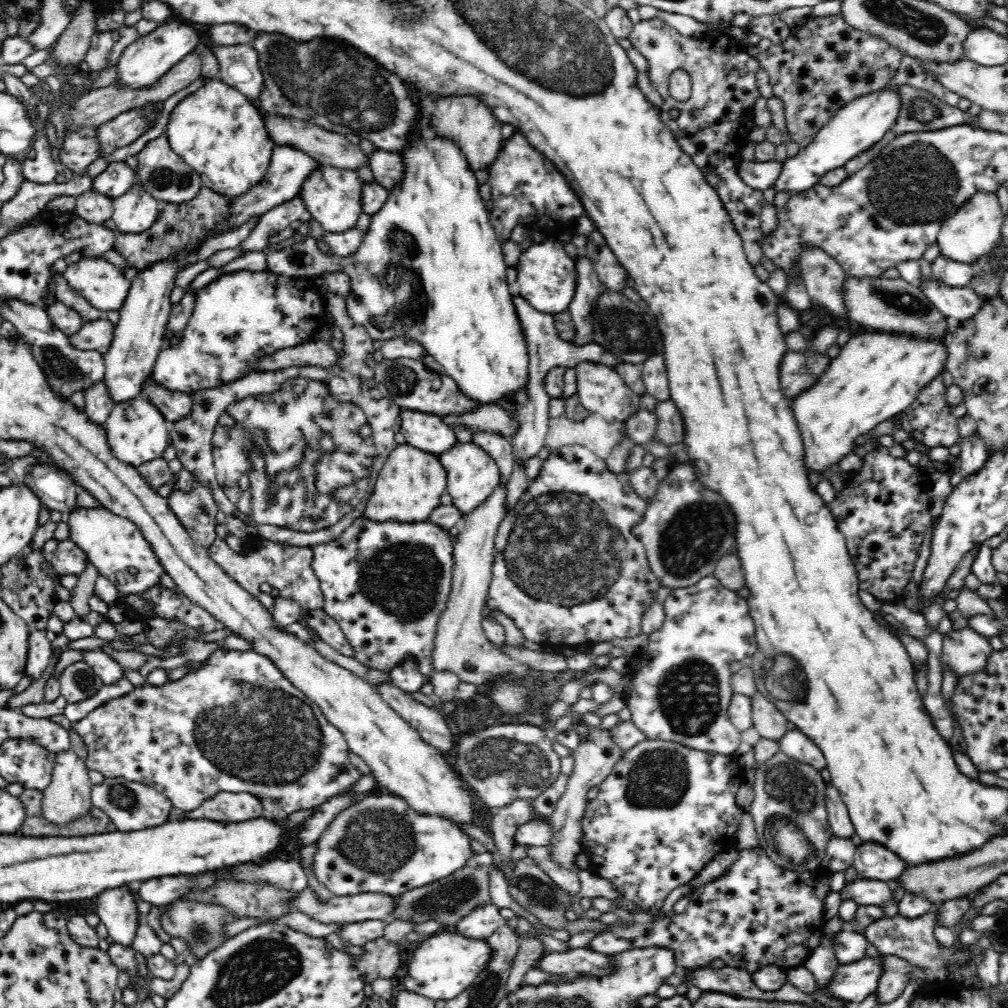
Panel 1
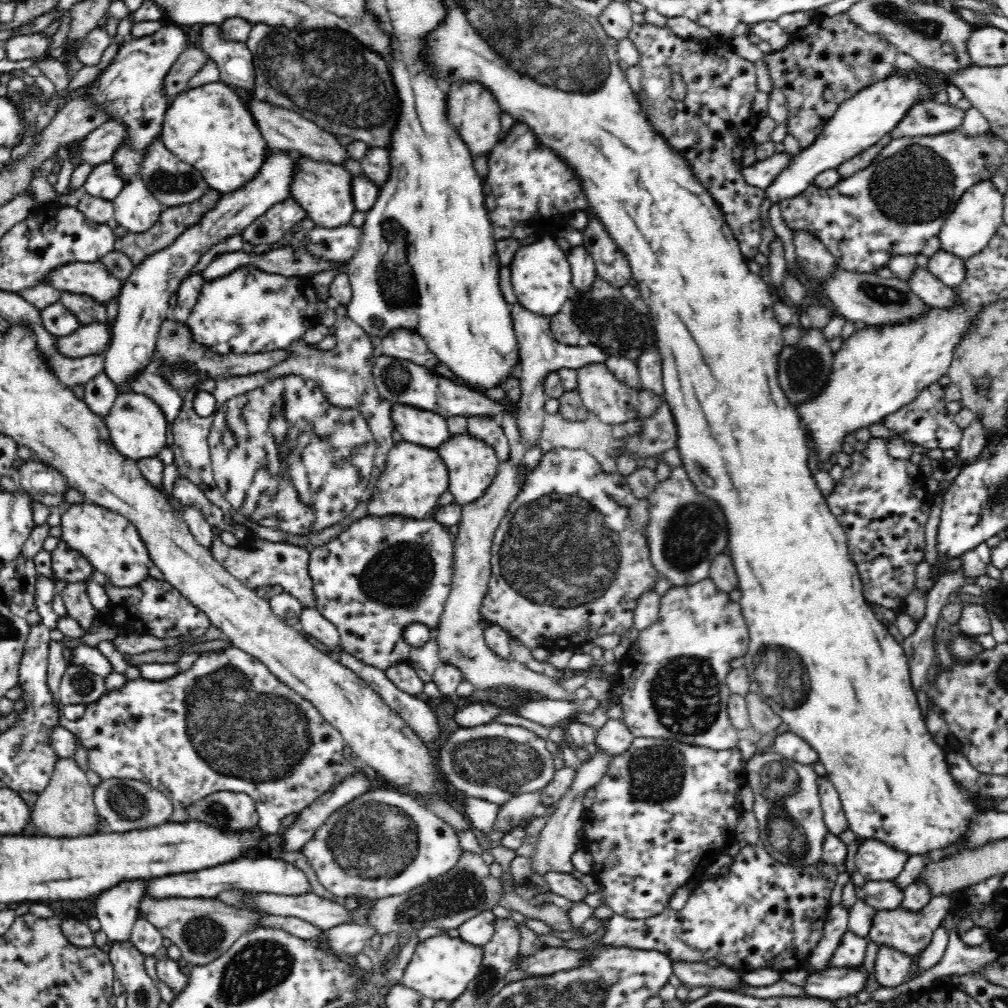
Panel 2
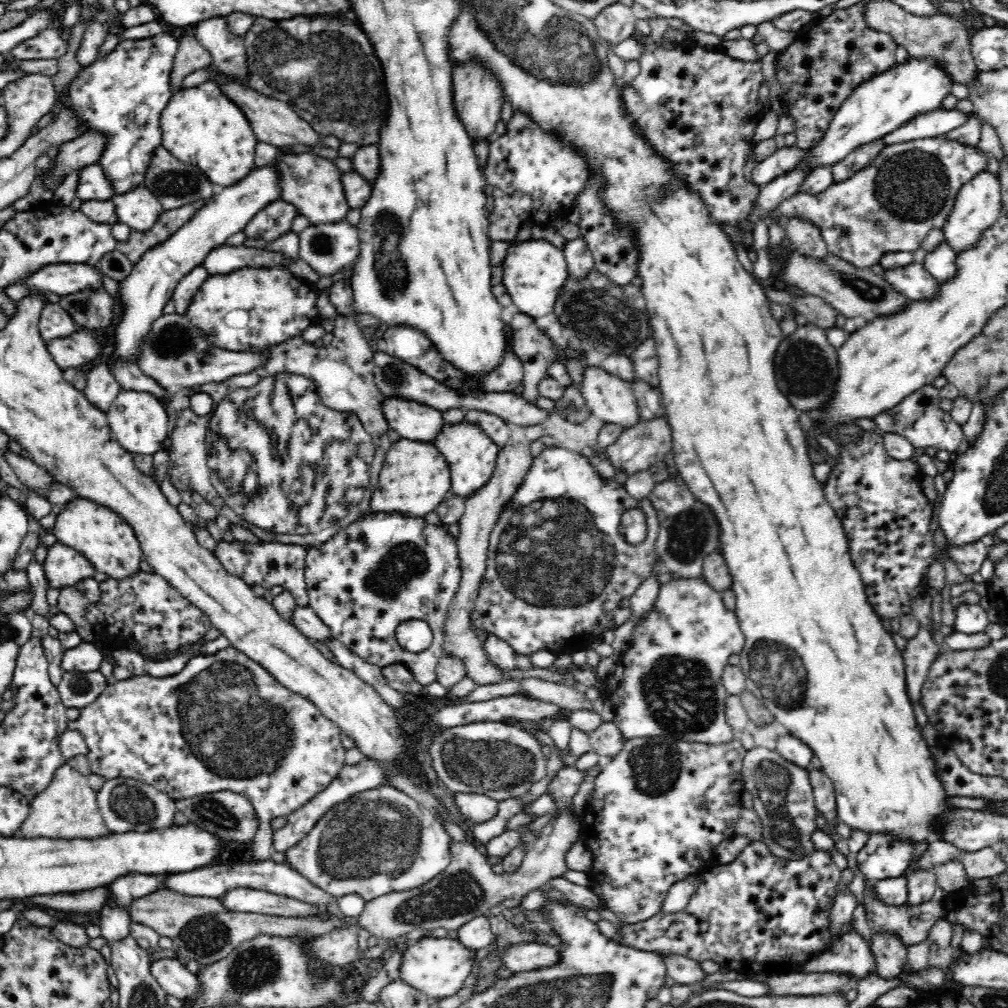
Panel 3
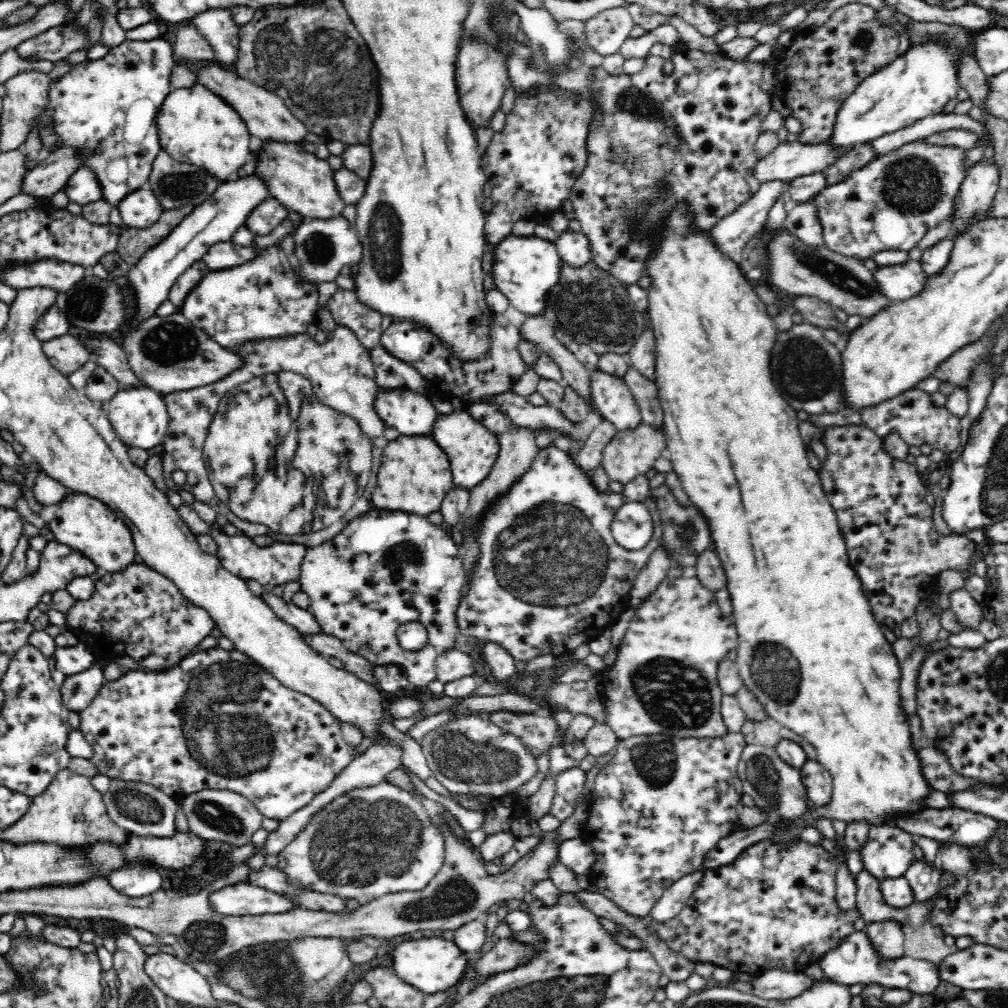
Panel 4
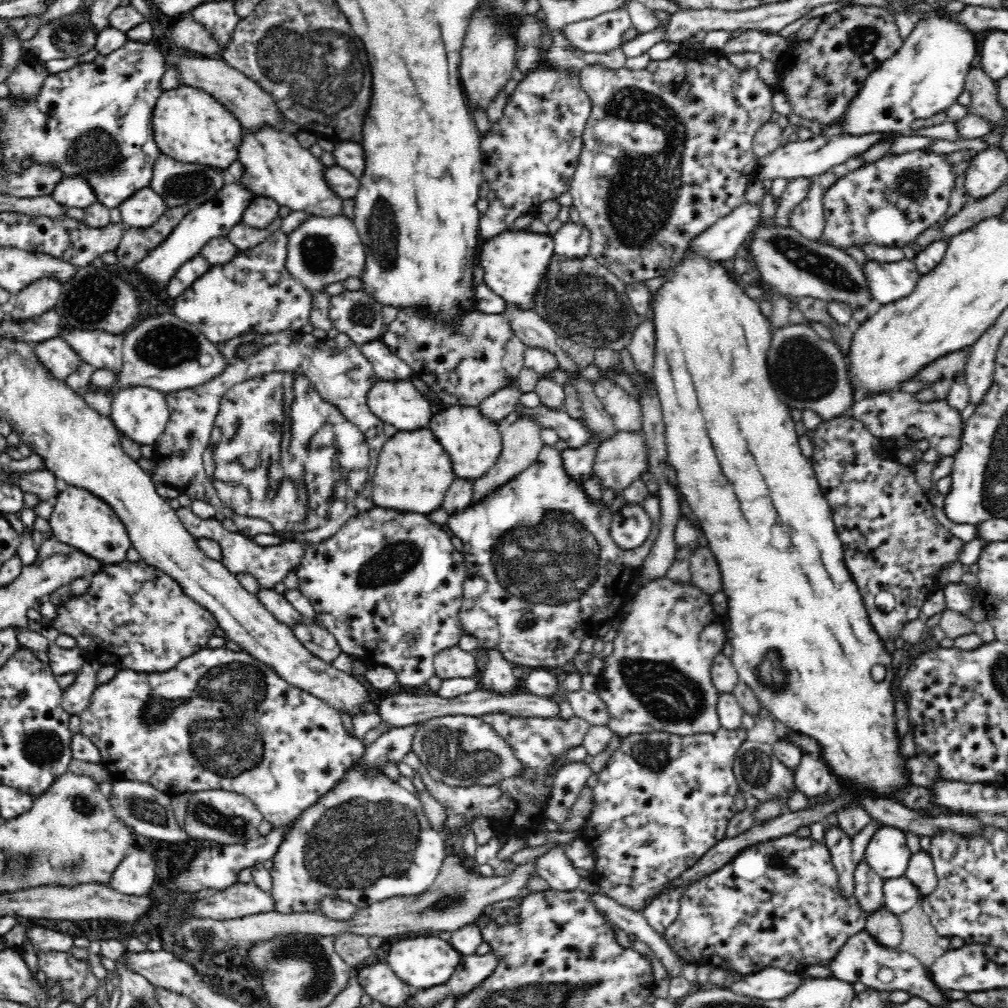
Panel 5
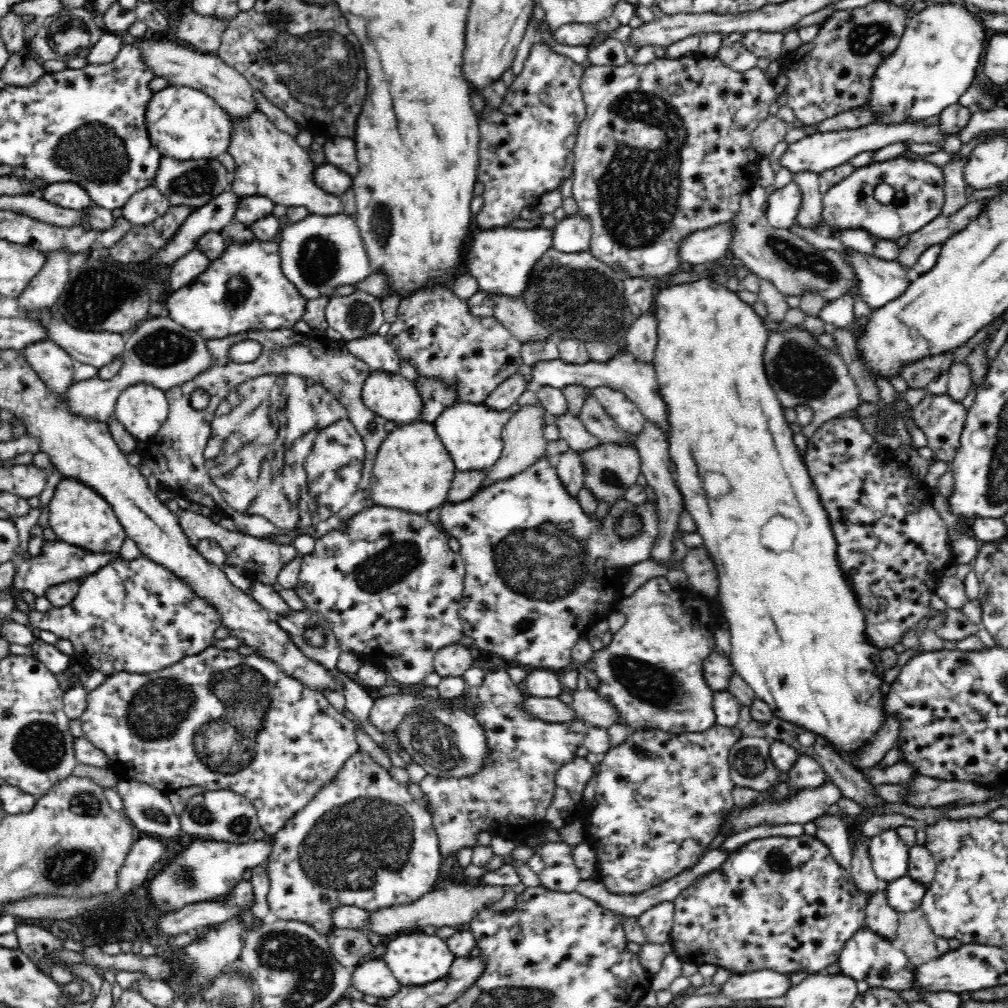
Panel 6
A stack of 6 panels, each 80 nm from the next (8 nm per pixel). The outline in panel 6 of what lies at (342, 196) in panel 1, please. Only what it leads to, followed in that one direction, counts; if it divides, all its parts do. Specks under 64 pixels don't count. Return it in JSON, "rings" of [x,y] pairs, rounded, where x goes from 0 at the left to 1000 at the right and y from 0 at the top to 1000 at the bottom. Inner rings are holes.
{"rings":[[[256,109],[251,110],[246,116],[236,117],[227,114],[231,129],[229,132],[226,152],[232,158],[233,170],[228,174],[228,189],[236,195],[263,194],[274,202],[282,204],[303,204],[308,211],[317,214],[327,214],[340,210],[339,198],[336,193],[324,191],[311,181],[311,170],[314,167],[308,158],[305,150],[298,147],[293,137],[284,131],[278,131],[266,117]]]}

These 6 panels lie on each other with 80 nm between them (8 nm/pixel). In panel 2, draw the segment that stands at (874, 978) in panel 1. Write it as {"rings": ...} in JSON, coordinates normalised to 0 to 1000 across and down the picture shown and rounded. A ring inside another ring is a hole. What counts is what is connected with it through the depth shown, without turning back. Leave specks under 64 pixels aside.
{"rings":[[[820,960],[804,965],[794,980],[803,988],[831,992],[850,987],[859,976],[855,961]]]}

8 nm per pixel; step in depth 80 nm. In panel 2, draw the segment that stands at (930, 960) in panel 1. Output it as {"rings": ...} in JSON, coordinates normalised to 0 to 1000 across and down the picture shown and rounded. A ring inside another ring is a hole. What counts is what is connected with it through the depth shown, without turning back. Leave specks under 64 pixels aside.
{"rings":[[[927,887],[919,899],[907,904],[899,903],[896,899],[891,899],[887,903],[869,901],[862,923],[862,931],[869,937],[880,937],[893,944],[909,948],[911,944],[915,945],[919,938],[923,937],[927,923],[933,919],[933,914],[937,913],[937,909],[943,903],[944,893],[940,887]]]}

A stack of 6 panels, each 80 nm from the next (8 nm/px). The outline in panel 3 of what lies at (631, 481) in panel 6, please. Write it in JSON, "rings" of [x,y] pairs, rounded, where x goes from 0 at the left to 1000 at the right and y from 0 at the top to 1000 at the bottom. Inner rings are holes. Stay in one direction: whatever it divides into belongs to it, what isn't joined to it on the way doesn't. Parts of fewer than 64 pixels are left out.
{"rings":[[[661,414],[644,418],[633,418],[629,423],[619,426],[613,435],[599,446],[598,453],[603,455],[609,463],[609,468],[619,468],[622,472],[635,467],[641,467],[651,458],[659,455],[659,451],[666,447],[667,433]]]}

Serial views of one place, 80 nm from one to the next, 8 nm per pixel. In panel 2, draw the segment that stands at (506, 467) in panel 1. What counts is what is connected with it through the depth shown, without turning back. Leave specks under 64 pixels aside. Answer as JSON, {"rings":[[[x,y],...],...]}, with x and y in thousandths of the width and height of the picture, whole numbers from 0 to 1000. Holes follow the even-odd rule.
{"rings":[[[478,412],[465,413],[463,414],[463,429],[490,443],[495,456],[502,456],[506,453],[506,440],[504,440],[496,415]]]}

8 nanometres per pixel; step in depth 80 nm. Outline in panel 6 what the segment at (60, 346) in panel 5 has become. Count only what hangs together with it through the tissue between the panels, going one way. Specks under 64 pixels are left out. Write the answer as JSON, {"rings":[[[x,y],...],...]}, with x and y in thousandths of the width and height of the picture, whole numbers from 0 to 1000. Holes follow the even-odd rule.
{"rings":[[[48,336],[34,339],[23,345],[21,350],[26,362],[30,362],[51,389],[62,392],[73,379],[71,354],[54,339]]]}

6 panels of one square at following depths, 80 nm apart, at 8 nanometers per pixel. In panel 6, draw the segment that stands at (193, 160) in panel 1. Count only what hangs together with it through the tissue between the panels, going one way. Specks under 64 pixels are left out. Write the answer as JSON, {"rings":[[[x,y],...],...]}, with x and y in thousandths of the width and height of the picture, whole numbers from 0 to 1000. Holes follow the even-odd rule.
{"rings":[[[173,84],[152,91],[144,112],[145,128],[161,156],[177,159],[216,157],[226,150],[231,124],[211,97],[188,85]]]}

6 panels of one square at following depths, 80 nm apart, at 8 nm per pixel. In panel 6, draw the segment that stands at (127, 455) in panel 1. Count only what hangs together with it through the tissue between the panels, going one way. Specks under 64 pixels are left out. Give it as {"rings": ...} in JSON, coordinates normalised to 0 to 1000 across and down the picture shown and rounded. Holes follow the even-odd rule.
{"rings":[[[134,380],[118,391],[113,412],[138,438],[153,433],[168,410],[165,389],[154,382]]]}

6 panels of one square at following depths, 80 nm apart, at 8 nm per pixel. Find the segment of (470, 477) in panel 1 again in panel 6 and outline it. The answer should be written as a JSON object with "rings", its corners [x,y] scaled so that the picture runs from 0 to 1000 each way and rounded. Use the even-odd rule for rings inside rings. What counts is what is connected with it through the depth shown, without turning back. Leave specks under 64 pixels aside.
{"rings":[[[456,399],[445,403],[430,419],[435,433],[448,450],[451,463],[462,466],[480,466],[496,454],[499,445],[498,425],[509,411],[510,405],[490,407],[481,400]]]}

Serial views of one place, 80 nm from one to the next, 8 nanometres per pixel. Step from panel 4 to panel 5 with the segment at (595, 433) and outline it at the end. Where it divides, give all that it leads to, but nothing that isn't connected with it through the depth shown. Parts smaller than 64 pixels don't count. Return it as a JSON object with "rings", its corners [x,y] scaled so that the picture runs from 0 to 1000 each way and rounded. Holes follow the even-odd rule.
{"rings":[[[588,432],[582,441],[572,445],[563,443],[557,447],[558,463],[560,463],[560,467],[562,467],[562,470],[569,479],[573,479],[576,482],[580,476],[587,473],[589,450],[591,450],[593,440],[596,440],[597,438],[599,437],[595,437],[593,432]]]}

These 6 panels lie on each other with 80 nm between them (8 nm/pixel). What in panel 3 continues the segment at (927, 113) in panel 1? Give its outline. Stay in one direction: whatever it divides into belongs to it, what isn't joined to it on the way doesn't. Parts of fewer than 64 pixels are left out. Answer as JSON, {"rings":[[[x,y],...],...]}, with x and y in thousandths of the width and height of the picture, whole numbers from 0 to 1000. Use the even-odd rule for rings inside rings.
{"rings":[[[937,106],[915,113],[911,117],[907,117],[905,121],[897,123],[883,131],[874,139],[878,146],[887,145],[887,143],[895,143],[895,141],[903,141],[915,139],[917,137],[928,137],[938,134],[942,129],[952,127],[962,119],[961,115],[956,110],[938,109]]]}

